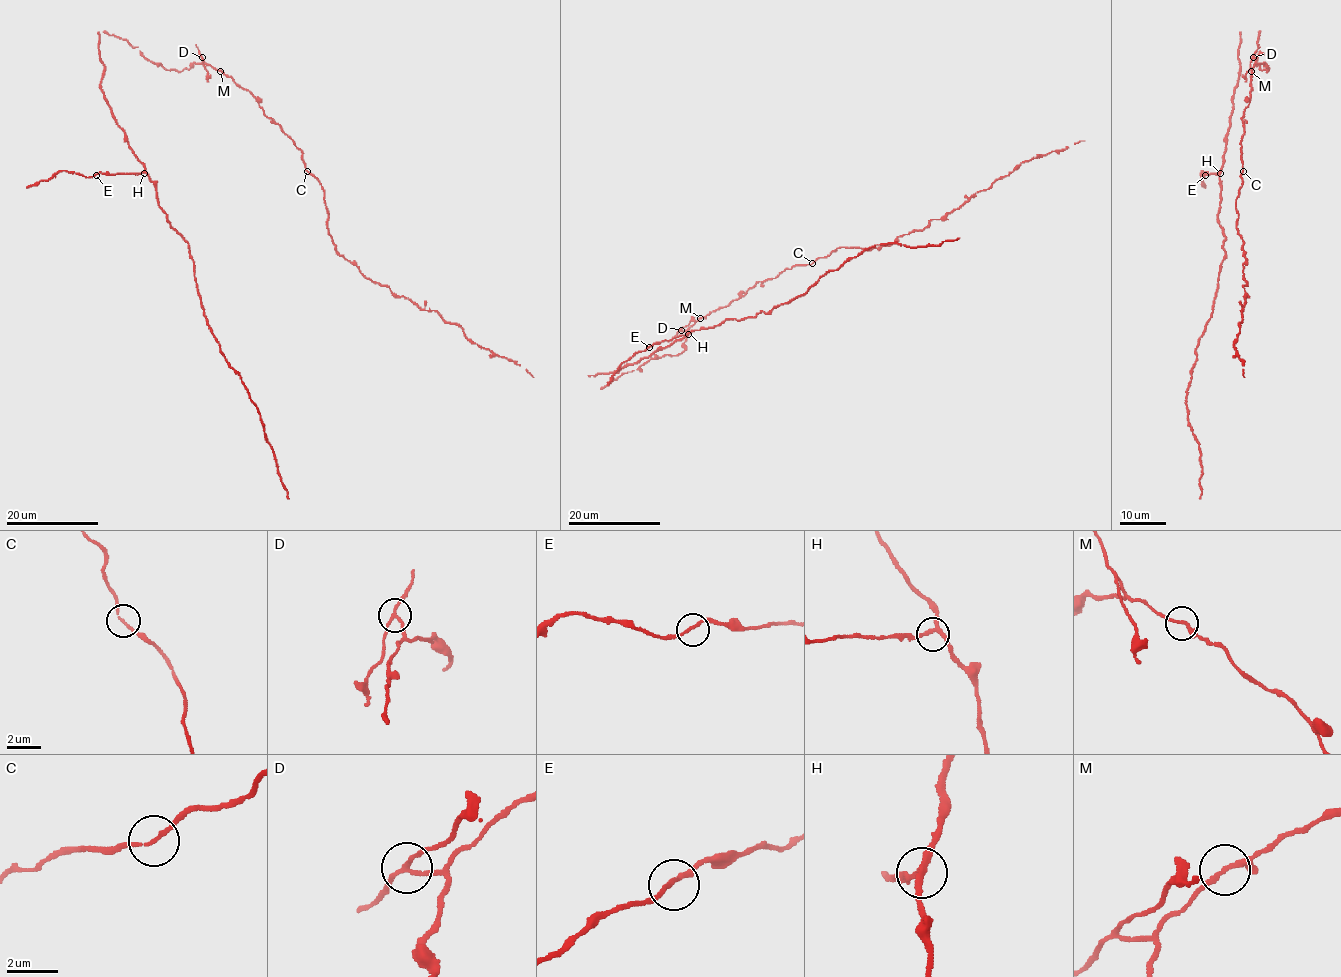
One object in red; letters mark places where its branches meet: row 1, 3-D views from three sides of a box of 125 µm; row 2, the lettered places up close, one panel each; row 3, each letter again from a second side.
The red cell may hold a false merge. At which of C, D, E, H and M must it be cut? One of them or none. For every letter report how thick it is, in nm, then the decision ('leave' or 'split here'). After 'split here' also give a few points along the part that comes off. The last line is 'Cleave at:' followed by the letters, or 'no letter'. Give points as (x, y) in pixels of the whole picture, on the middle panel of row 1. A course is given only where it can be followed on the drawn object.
C: calibre 140 nm; leave
D: calibre 150 nm; split here; course (681, 330), (695, 320)
E: calibre 150 nm; leave
H: calibre 200 nm; leave
M: calibre 160 nm; leave
Cleave at: D

